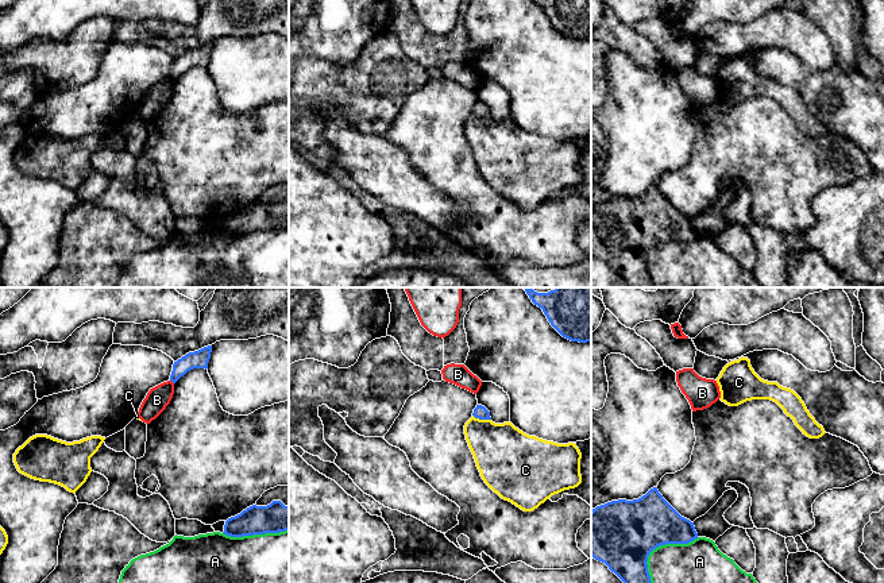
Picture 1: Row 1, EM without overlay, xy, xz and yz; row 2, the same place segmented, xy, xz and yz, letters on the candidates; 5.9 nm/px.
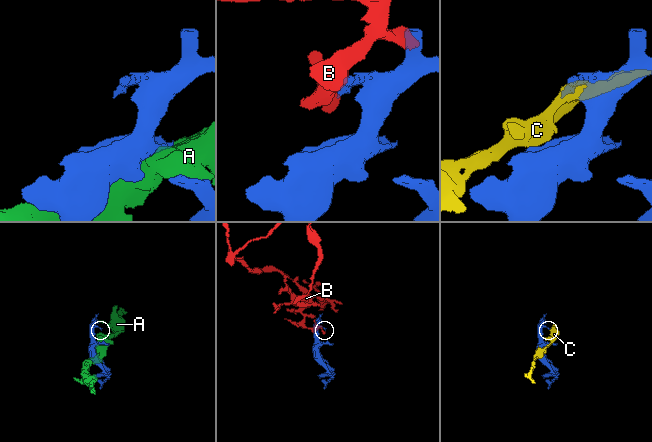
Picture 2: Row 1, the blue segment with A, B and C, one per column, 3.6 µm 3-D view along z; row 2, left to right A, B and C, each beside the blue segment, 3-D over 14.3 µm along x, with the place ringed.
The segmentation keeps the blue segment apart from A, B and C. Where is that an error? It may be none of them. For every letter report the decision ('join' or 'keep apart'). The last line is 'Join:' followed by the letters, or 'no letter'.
A: keep apart
B: keep apart
C: keep apart
Join: no letter

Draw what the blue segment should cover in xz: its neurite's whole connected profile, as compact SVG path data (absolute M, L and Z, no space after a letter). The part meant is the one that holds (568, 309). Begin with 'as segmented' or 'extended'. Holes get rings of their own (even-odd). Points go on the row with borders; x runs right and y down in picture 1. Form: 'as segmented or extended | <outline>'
as segmented | M556 287L548 293L525 289L551 325L571 341L591 341L591 287Z

